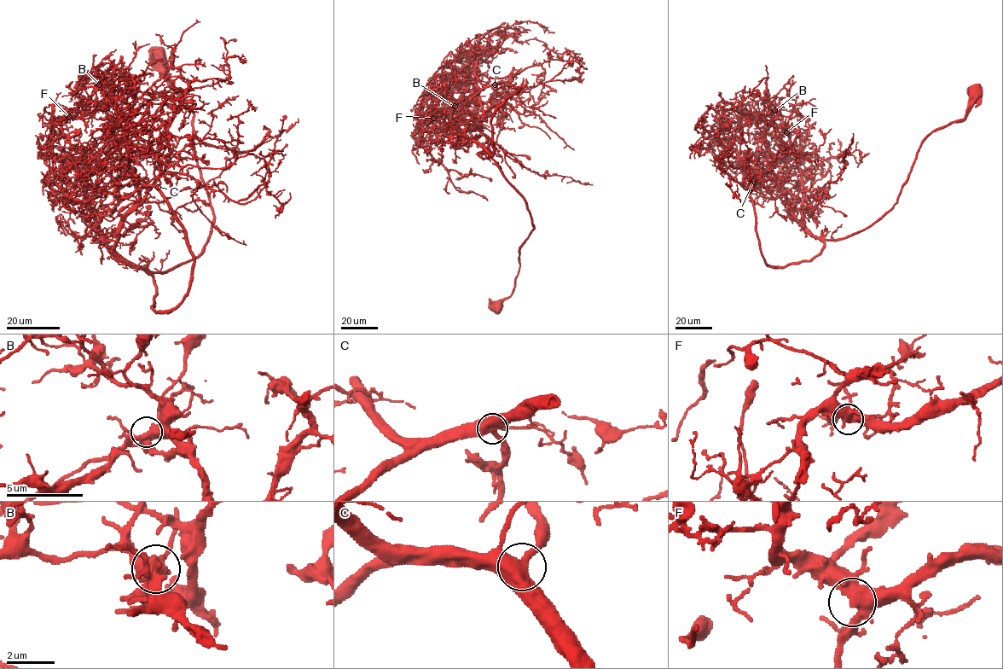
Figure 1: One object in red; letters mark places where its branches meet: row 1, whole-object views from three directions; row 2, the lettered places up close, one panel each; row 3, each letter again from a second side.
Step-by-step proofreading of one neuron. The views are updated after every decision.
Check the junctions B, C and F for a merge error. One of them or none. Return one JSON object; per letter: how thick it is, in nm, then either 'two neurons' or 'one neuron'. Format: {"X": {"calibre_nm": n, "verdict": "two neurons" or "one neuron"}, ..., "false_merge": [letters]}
{"B": {"calibre_nm": 480, "verdict": "one neuron"}, "C": {"calibre_nm": 480, "verdict": "one neuron"}, "F": {"calibre_nm": 440, "verdict": "one neuron"}, "false_merge": []}

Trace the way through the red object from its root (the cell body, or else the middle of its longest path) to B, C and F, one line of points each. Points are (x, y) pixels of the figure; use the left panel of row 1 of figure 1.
B: (162, 61), (213, 212), (202, 251), (171, 270), (121, 258), (88, 204), (114, 126), (99, 84)
C: (162, 61), (193, 112), (213, 223), (194, 258), (147, 271), (114, 246), (146, 183), (158, 176), (158, 186)
F: (162, 61), (193, 112), (213, 212), (194, 258), (147, 271), (107, 243), (87, 169), (114, 119), (69, 117)

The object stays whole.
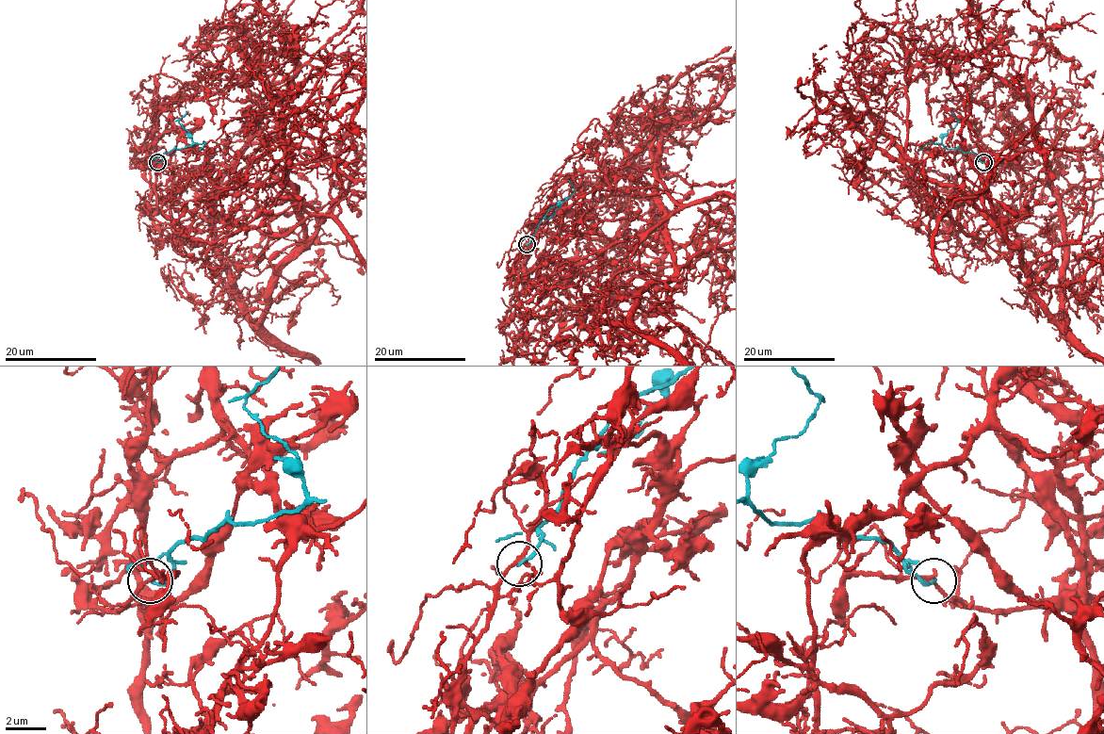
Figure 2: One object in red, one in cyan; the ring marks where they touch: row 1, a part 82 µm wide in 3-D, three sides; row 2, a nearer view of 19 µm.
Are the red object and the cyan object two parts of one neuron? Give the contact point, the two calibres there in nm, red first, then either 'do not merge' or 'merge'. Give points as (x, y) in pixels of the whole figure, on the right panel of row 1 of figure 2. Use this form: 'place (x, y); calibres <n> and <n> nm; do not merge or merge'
place (983, 162); calibres 190 and 150 nm; do not merge

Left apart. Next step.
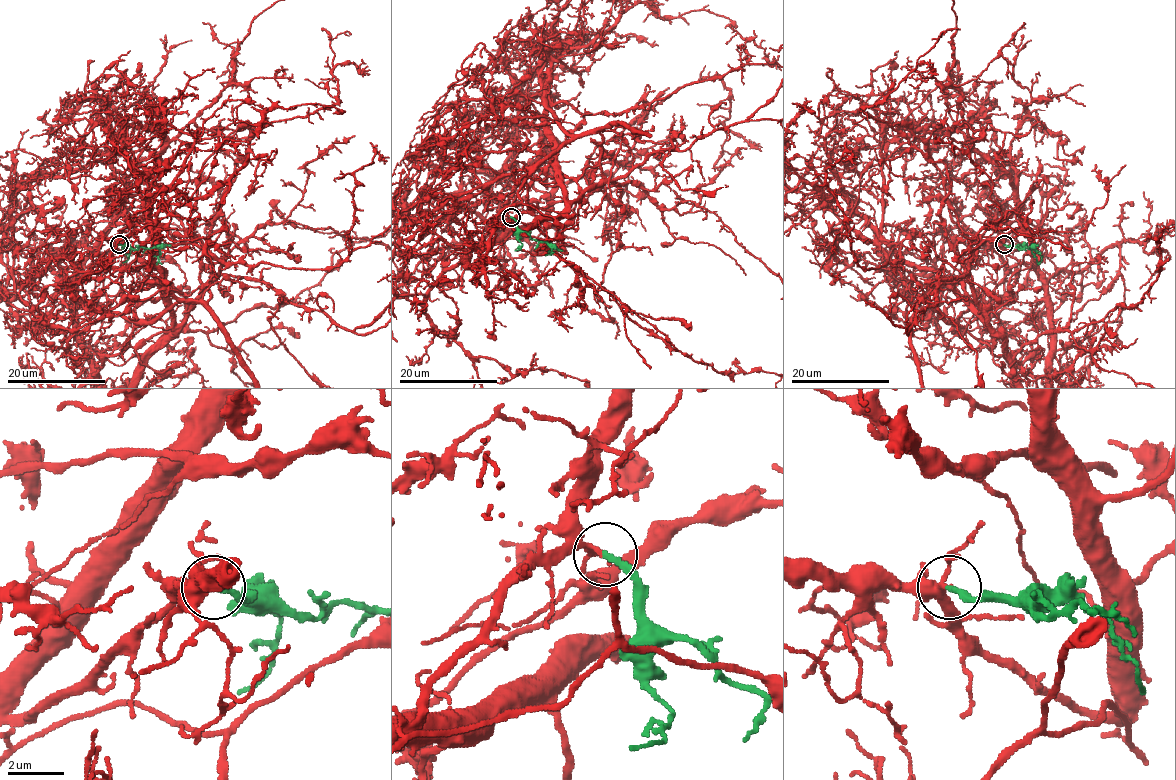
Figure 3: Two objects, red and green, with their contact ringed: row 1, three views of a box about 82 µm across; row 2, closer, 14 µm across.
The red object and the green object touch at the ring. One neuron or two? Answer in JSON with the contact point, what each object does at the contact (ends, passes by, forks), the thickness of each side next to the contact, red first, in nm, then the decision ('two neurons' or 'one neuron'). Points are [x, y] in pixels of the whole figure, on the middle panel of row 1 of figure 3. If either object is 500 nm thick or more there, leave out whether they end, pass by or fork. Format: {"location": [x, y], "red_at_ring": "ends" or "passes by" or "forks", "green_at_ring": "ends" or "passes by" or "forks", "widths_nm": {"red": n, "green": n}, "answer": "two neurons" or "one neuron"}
{"location": [511, 217], "red_at_ring": "passes by", "green_at_ring": "ends", "widths_nm": {"red": 150, "green": 200}, "answer": "one neuron"}

